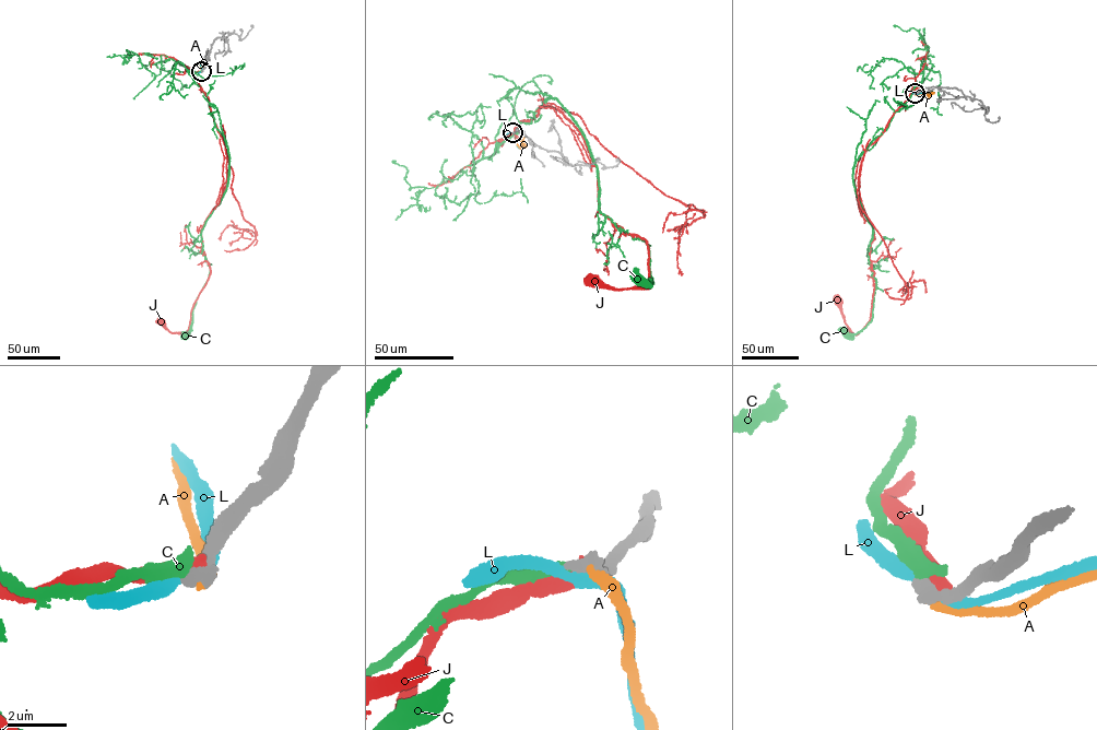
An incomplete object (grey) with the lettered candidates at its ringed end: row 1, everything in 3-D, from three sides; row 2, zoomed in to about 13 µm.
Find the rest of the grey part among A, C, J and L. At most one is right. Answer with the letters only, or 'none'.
none

